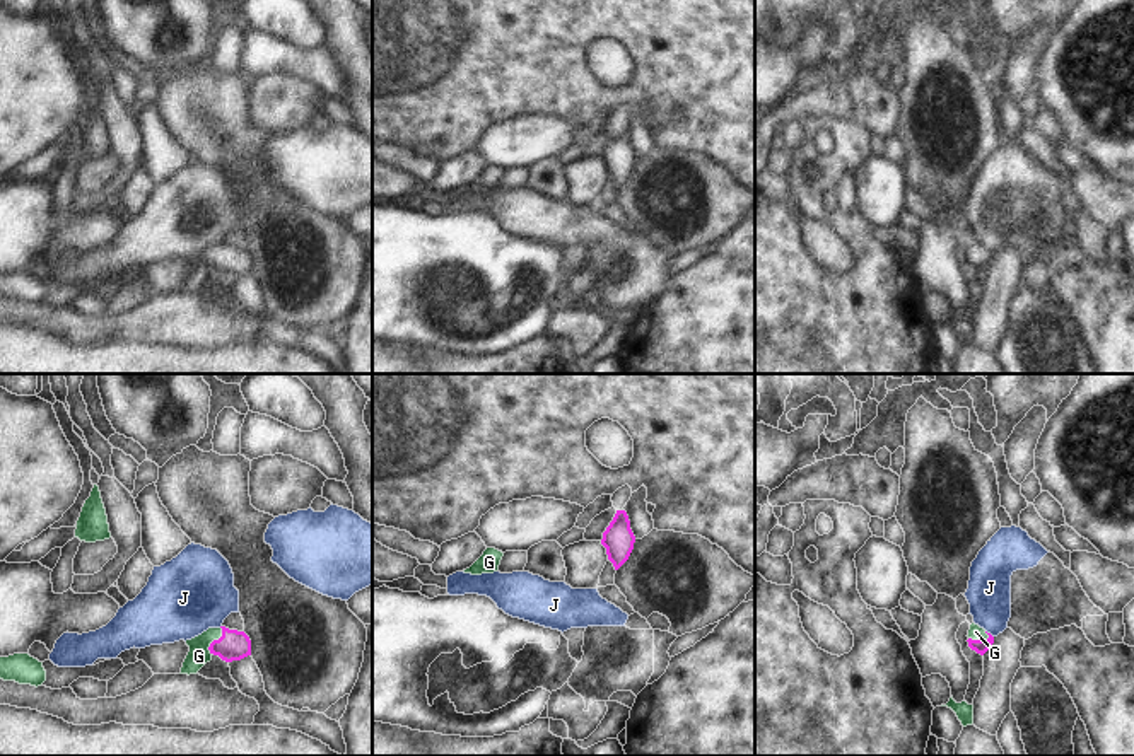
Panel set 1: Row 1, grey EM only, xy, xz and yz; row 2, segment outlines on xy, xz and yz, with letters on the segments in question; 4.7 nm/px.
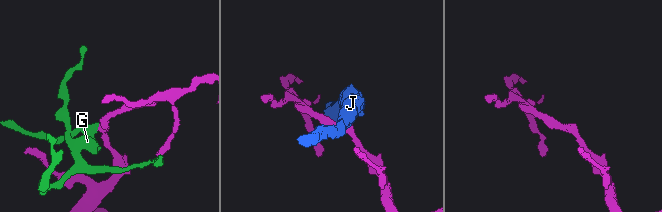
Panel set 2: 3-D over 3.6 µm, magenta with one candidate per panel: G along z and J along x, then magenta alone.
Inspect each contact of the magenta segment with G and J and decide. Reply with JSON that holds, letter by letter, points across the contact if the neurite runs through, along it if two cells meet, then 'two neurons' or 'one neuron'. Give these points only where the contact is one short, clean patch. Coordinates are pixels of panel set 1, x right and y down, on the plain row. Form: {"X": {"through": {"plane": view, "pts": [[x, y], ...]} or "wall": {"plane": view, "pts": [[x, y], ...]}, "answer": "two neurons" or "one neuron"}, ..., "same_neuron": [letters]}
{"G": {"through": {"plane": "xy", "pts": [[233, 263], [214, 258], [198, 273]]}, "answer": "one neuron"}, "J": {"answer": "two neurons"}, "same_neuron": ["G"]}

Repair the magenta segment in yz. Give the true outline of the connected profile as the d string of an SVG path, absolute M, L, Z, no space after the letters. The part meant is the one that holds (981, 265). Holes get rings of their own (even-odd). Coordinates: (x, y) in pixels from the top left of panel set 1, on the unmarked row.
M972 241L968 247L968 265L984 273L994 261L994 254L979 242Z

